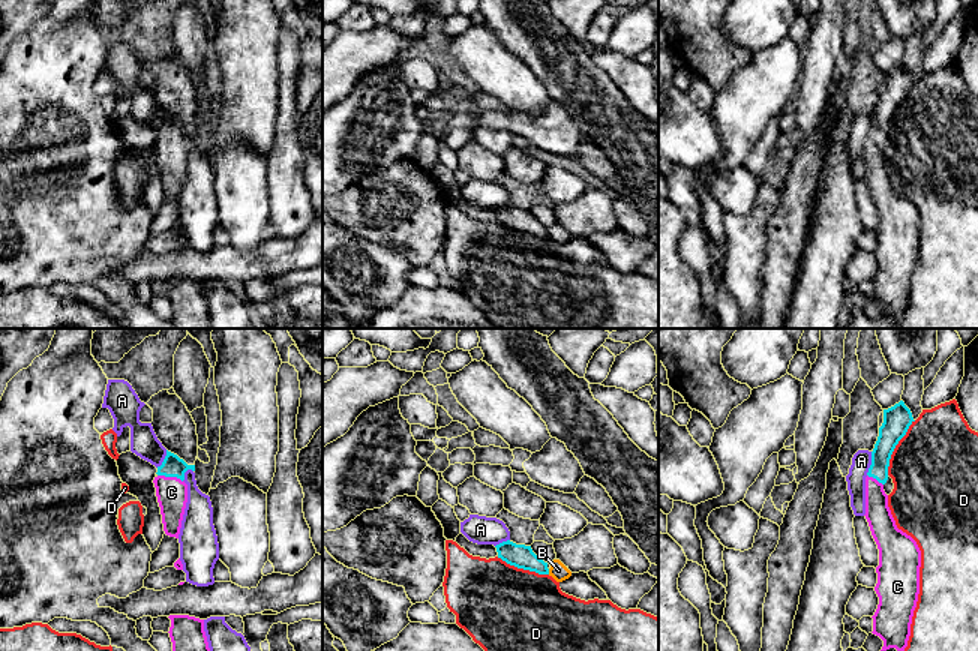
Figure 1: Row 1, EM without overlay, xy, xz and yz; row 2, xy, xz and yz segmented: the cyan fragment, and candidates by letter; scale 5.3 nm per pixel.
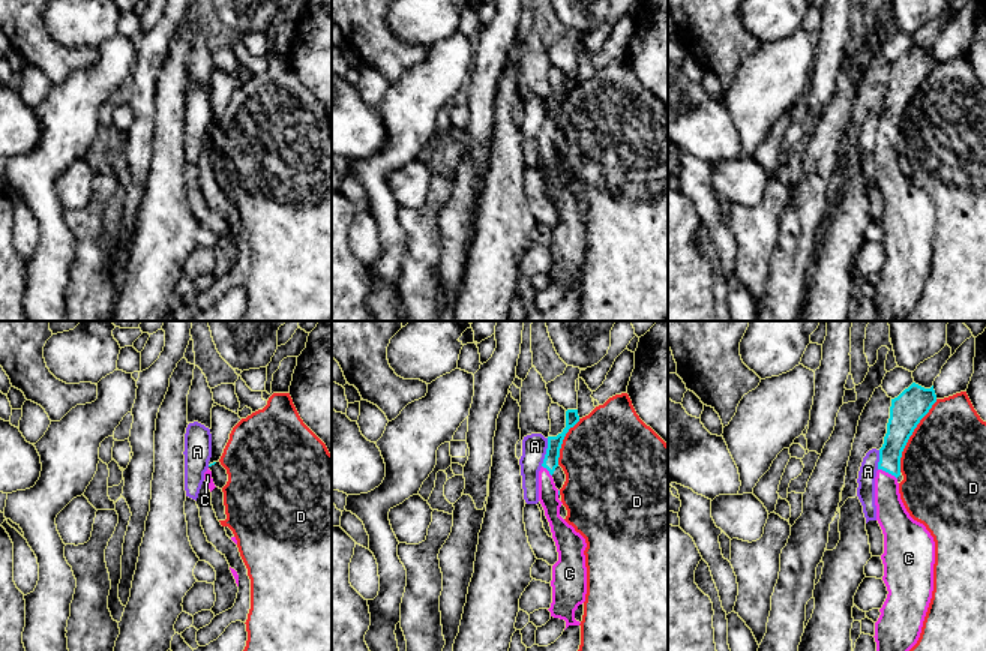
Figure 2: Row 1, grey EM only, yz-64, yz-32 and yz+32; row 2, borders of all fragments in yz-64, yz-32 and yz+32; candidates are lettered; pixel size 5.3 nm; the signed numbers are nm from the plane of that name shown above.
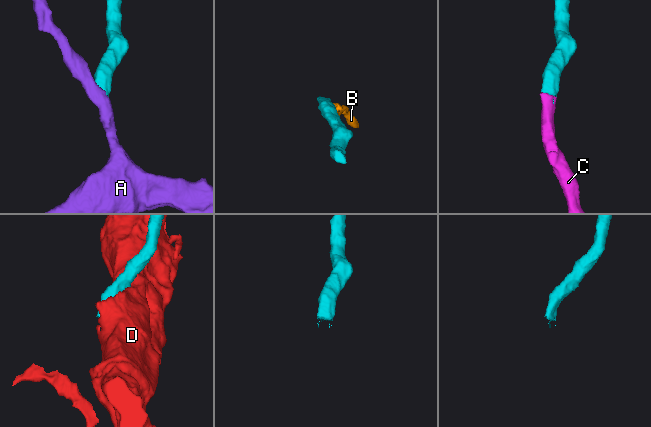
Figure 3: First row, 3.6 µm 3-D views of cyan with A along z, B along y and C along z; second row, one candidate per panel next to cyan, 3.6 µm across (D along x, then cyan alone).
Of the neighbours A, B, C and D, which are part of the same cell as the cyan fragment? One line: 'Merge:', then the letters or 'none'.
Merge: C

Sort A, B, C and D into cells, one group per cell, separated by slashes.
A / B / C / D

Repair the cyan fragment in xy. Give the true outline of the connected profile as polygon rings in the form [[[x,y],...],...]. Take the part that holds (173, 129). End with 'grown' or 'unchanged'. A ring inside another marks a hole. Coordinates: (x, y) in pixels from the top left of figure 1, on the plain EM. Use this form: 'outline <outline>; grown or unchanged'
outline [[[166,114],[166,120],[162,129],[158,130],[158,140],[153,144],[164,195],[176,202],[178,202],[188,166],[188,148],[183,146],[188,134],[195,135],[195,129],[188,129],[177,118]]]; grown

